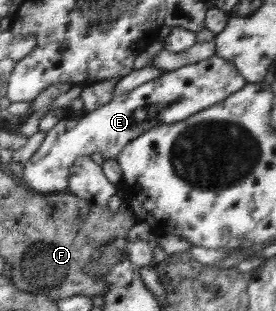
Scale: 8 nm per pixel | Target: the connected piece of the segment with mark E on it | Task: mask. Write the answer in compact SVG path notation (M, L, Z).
M216 54L201 62L189 64L125 91L93 112L76 118L67 117L47 132L36 154L25 164L24 180L31 190L40 194L68 193L73 166L84 157L101 154L103 159L117 159L133 140L161 124L180 123L214 104L222 103L234 92L241 91L249 81L231 60Z

